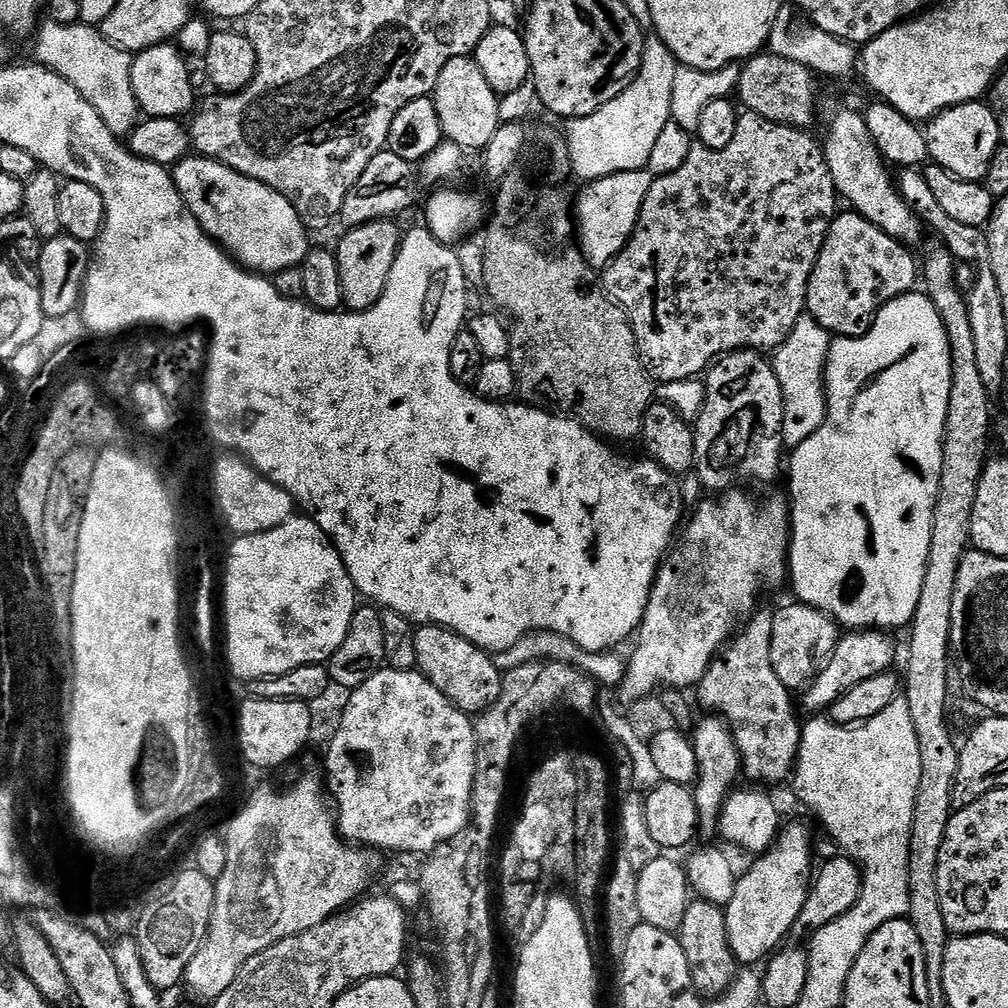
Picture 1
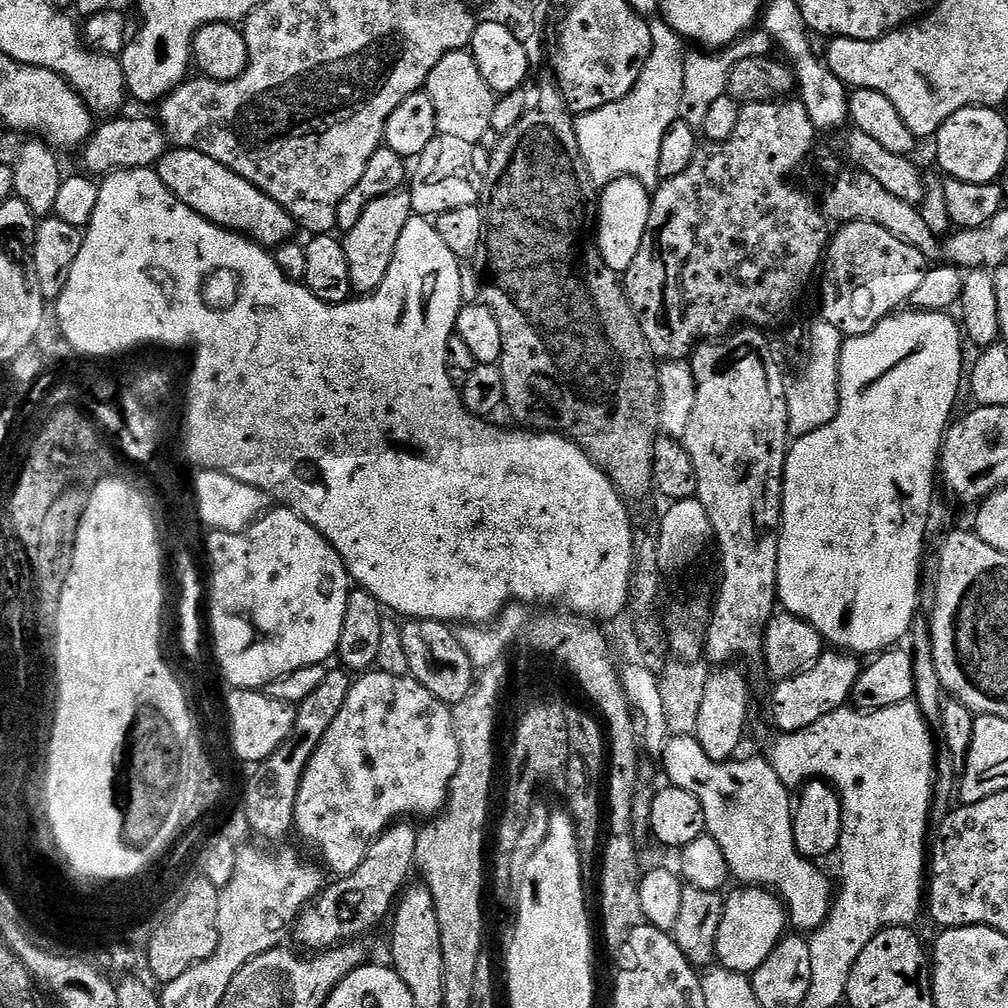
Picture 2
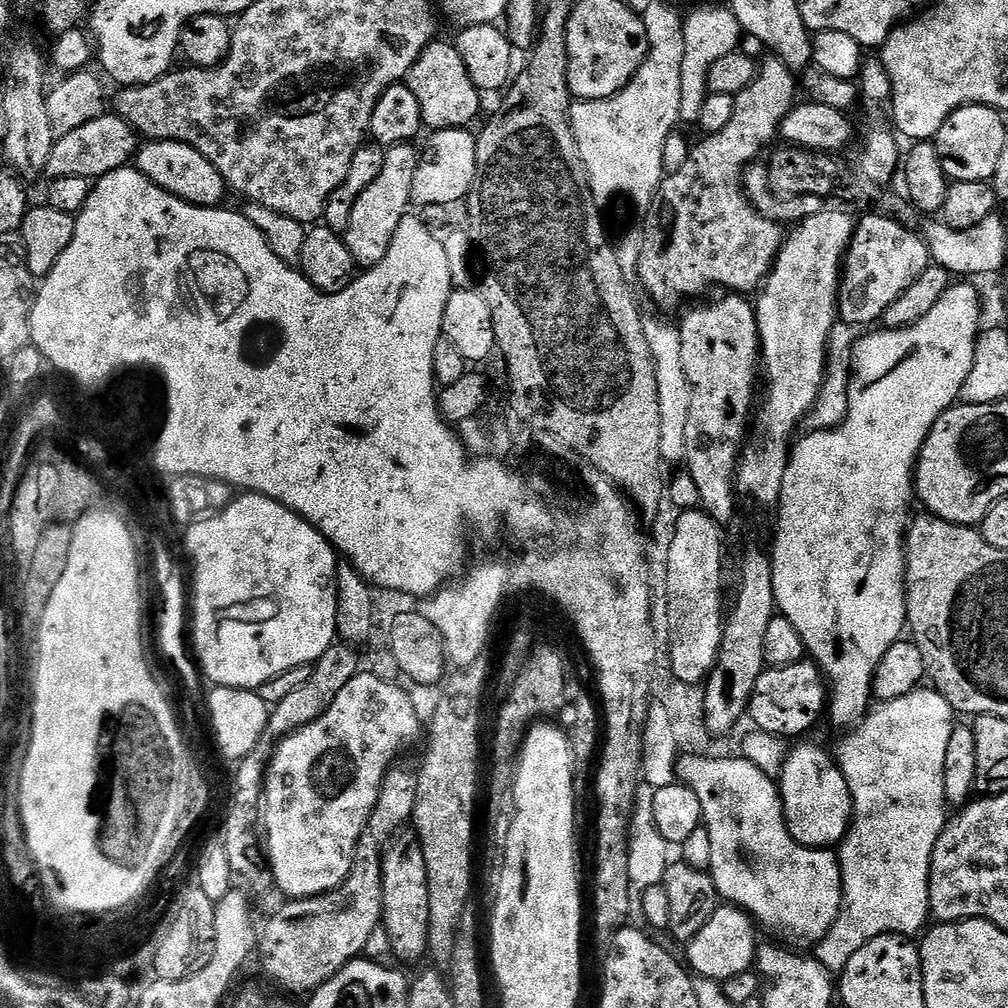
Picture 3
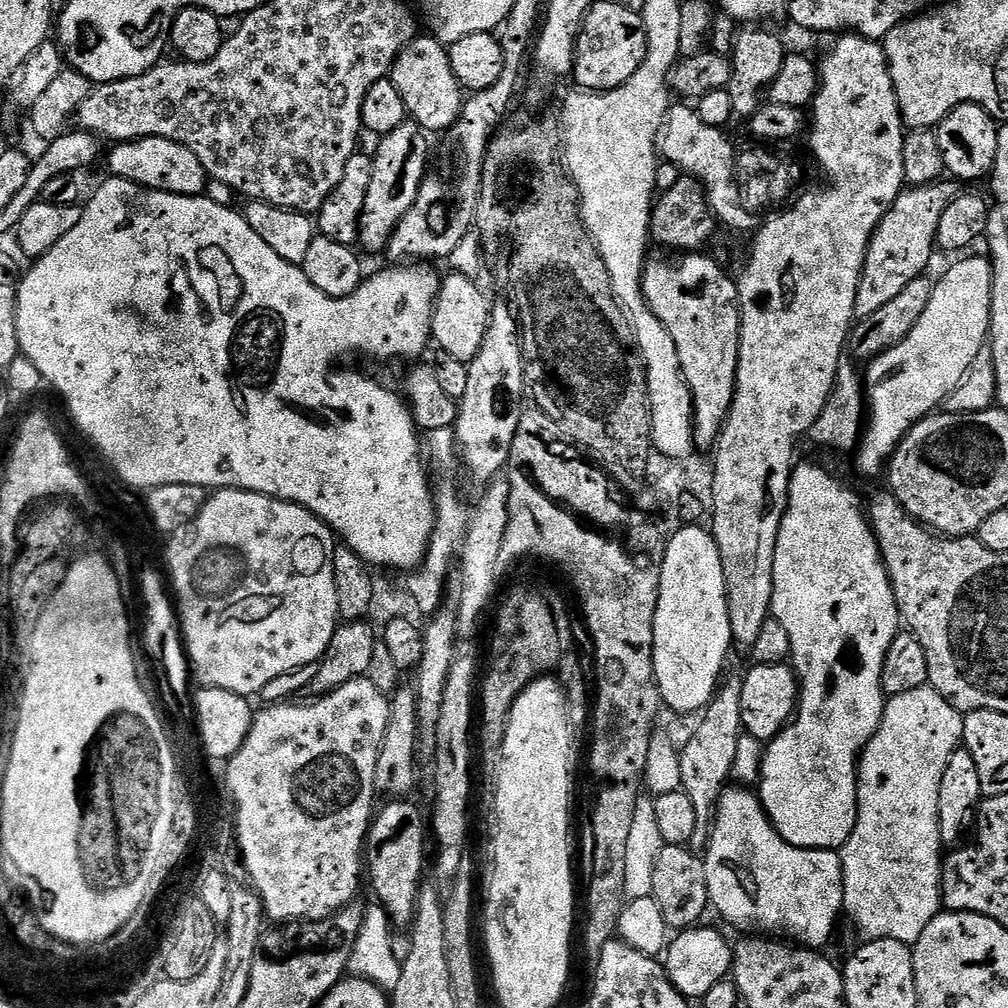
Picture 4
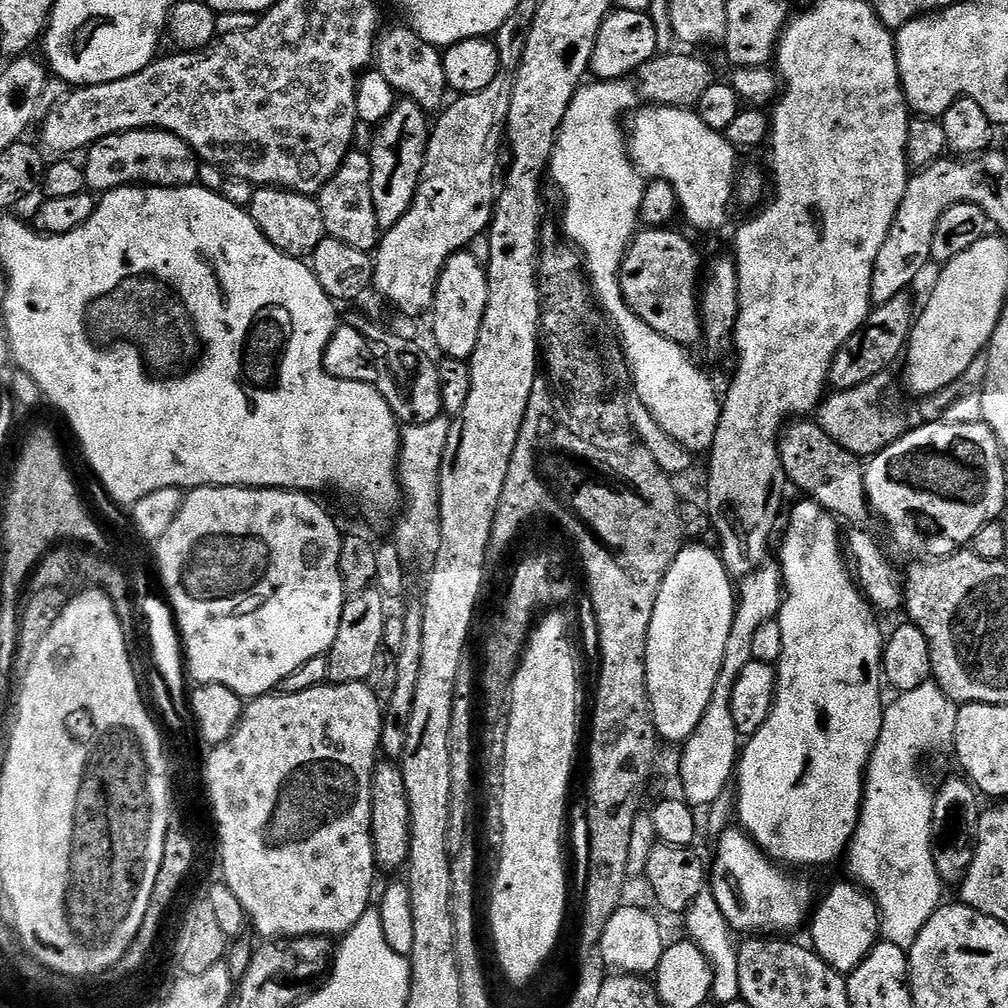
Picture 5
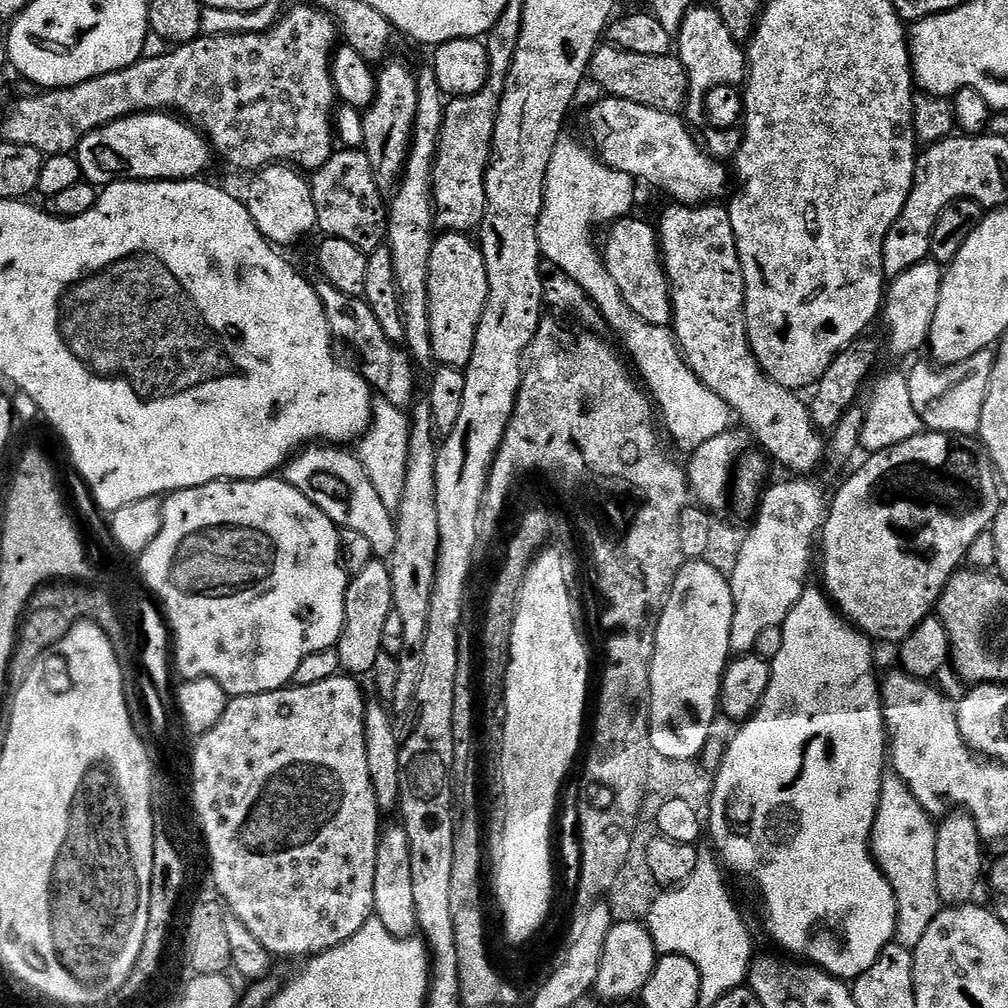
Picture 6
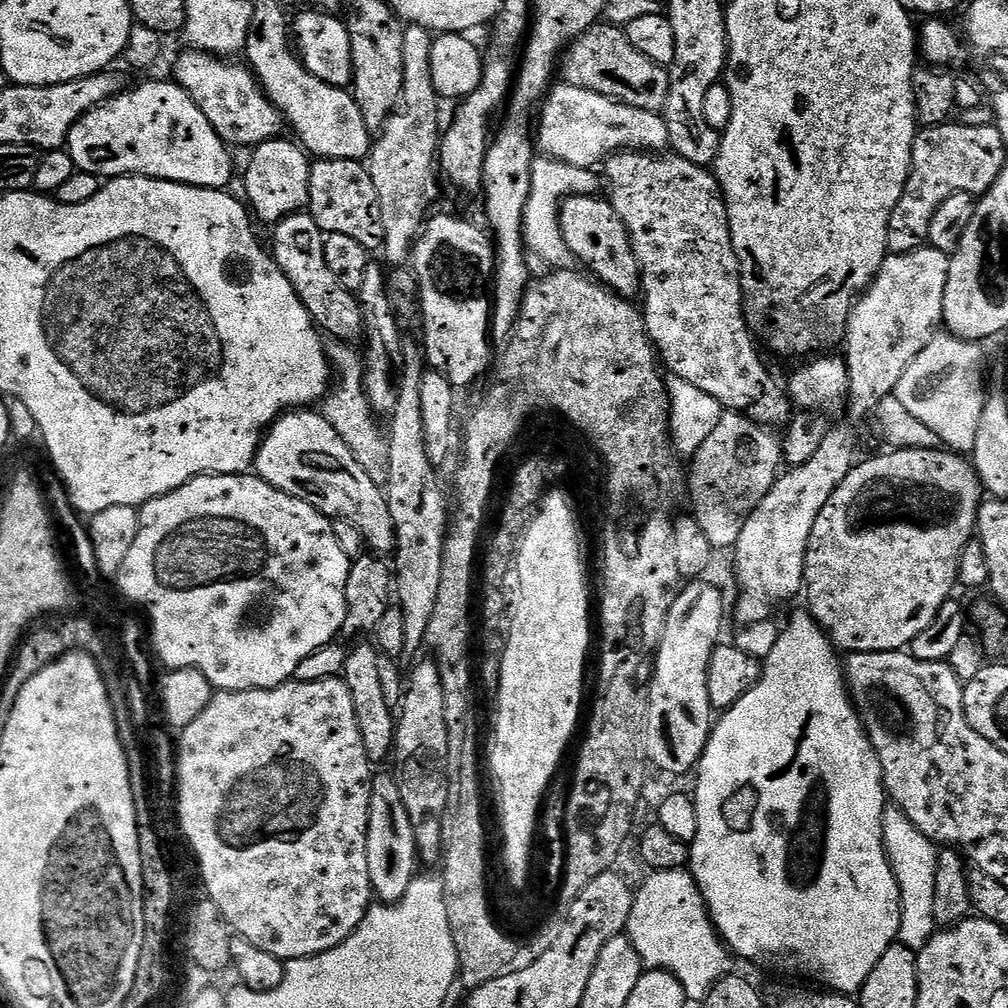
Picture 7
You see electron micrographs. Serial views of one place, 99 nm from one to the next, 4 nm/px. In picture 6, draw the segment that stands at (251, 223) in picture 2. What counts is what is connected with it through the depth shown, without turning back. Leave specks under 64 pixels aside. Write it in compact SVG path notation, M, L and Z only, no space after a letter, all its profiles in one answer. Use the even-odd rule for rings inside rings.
M137 112L135 116L124 116L101 128L88 132L74 153L80 163L80 175L89 184L107 186L117 180L195 180L205 175L214 153L201 132L185 122L179 115L158 112Z

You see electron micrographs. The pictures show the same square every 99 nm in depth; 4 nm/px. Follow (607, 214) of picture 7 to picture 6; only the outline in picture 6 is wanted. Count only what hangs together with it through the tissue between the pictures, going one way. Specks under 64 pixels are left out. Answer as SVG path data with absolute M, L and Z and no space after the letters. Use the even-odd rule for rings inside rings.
M621 218L607 229L608 241L602 244L602 259L614 286L626 298L626 306L646 322L663 328L672 323L672 301L660 254L658 232L644 220Z

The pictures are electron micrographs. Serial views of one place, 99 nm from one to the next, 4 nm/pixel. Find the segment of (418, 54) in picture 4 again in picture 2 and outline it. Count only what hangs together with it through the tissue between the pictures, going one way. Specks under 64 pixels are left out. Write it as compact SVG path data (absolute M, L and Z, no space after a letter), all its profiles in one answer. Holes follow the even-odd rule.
M471 51L451 52L430 70L430 78L426 85L430 102L434 104L436 130L442 135L462 138L475 145L488 132L492 124L492 115L496 112L498 97L486 86L486 78L478 74L478 66L474 62Z

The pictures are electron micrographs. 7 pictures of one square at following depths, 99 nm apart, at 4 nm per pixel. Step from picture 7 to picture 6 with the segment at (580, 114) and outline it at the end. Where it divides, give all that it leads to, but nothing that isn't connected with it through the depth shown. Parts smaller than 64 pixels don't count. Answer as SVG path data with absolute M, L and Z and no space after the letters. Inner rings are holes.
M608 96L607 98L600 98L596 105L588 112L588 132L592 135L592 141L590 141L591 147L594 149L595 155L598 157L601 164L610 166L614 170L626 173L631 176L632 179L639 180L641 183L646 182L664 192L670 197L675 203L687 204L689 206L695 206L702 203L711 203L723 199L722 197L728 188L728 176L730 180L730 174L725 170L727 168L723 163L715 161L708 153L704 152L703 147L693 138L687 126L687 123L677 114L673 112L666 112L660 110L654 110L652 107L642 106L641 103L630 102L629 99L619 99L617 96Z

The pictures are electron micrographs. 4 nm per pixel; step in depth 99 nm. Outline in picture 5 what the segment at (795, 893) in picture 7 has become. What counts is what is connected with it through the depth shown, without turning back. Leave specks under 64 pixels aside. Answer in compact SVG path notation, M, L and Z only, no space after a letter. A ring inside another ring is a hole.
M801 499L801 504L792 508L792 521L788 524L788 534L784 538L784 549L780 552L778 565L783 576L783 603L780 605L778 619L782 626L782 654L776 670L776 700L770 710L770 718L743 745L739 753L734 775L734 812L740 815L739 827L751 836L768 859L780 866L797 864L800 868L812 868L815 864L832 864L845 855L852 843L852 836L860 821L860 808L864 805L864 773L868 770L868 759L872 757L878 734L882 730L882 718L886 700L880 697L882 688L882 669L884 667L884 641L886 632L880 629L881 617L873 608L868 597L858 587L849 561L840 557L840 528L837 517L826 511L815 500ZM847 883L834 885L825 894L824 901L815 905L810 916L811 947L835 972L841 974L853 972L880 936L880 910L876 901L855 883Z

